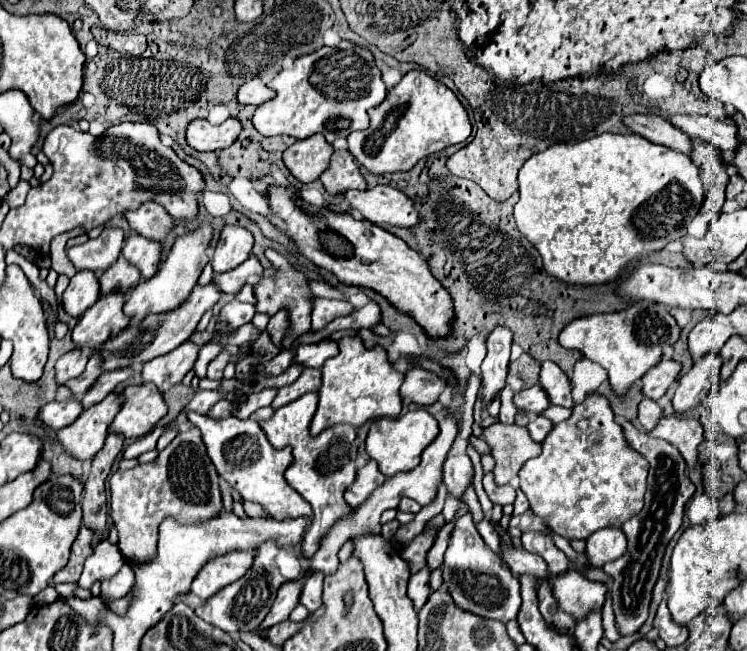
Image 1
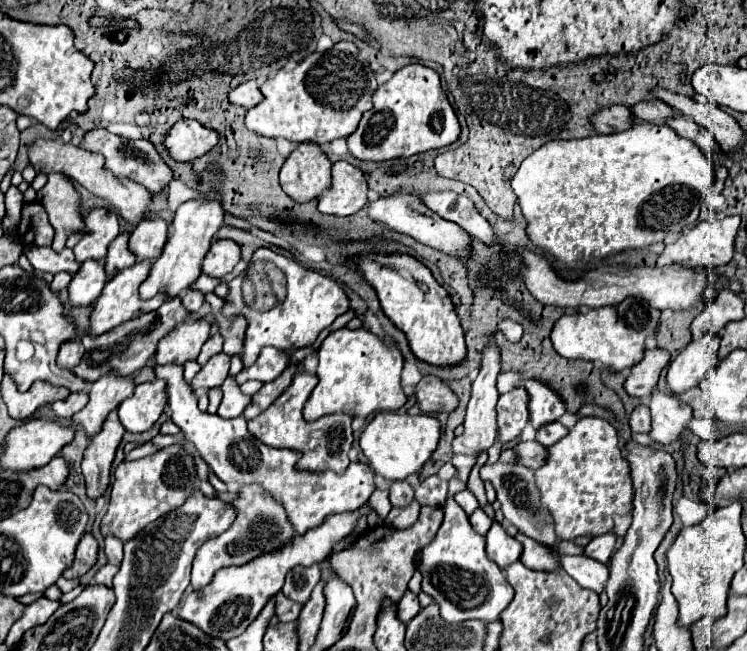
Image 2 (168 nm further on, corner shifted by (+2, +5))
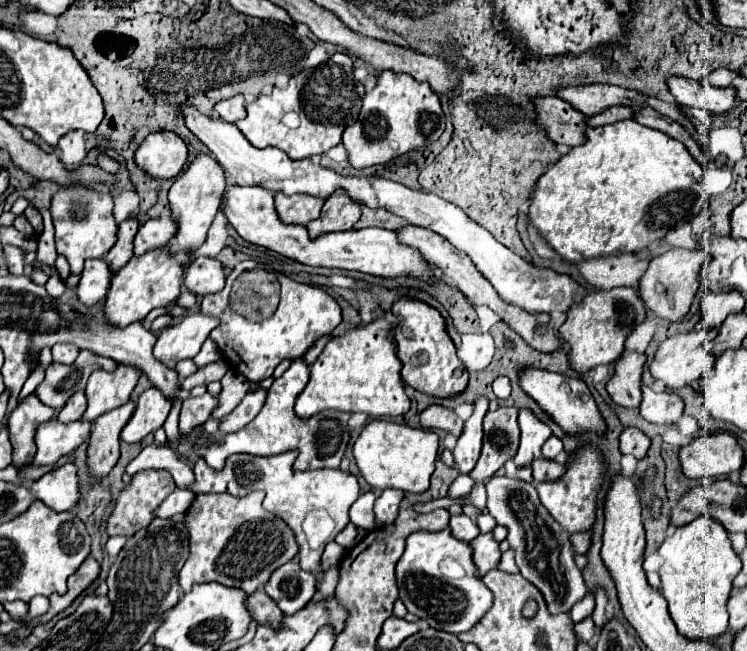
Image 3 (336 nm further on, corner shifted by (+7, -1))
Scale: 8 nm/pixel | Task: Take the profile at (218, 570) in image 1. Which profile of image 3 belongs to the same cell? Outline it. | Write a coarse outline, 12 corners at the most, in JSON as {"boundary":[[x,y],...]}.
{"boundary":[[198,494],[184,592],[248,594],[298,552],[264,494]]}

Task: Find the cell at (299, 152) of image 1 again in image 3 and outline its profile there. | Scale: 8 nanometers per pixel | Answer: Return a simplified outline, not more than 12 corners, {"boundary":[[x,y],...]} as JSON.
{"boundary":[[276,192],[284,222],[308,224],[318,218],[322,198]]}

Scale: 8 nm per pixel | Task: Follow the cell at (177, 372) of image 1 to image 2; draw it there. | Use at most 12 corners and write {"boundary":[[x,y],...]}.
{"boundary":[[205,318],[185,320],[161,340],[155,364],[195,360],[209,334]]}

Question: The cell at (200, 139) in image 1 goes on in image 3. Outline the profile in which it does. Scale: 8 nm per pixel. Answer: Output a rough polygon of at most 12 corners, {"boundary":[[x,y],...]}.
{"boundary":[[154,132],[136,150],[152,178],[174,178],[188,162],[176,132]]}

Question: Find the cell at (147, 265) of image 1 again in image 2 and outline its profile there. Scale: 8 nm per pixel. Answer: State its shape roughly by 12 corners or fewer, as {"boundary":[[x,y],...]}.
{"boundary":[[163,218],[141,220],[129,248],[137,260],[155,260],[167,240]]}

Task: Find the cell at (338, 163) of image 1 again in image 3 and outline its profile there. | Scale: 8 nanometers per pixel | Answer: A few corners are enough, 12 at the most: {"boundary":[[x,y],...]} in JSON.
{"boundary":[[344,190],[324,204],[320,218],[308,222],[312,238],[352,228],[362,204]]}

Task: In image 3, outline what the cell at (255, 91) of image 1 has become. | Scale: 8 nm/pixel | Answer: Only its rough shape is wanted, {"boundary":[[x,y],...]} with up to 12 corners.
{"boundary":[[244,96],[222,100],[214,106],[226,122],[246,116]]}

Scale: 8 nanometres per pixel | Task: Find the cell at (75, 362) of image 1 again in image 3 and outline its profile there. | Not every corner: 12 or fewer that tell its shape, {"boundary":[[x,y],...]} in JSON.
{"boundary":[[54,344],[54,362],[72,364],[78,348],[72,344]]}

